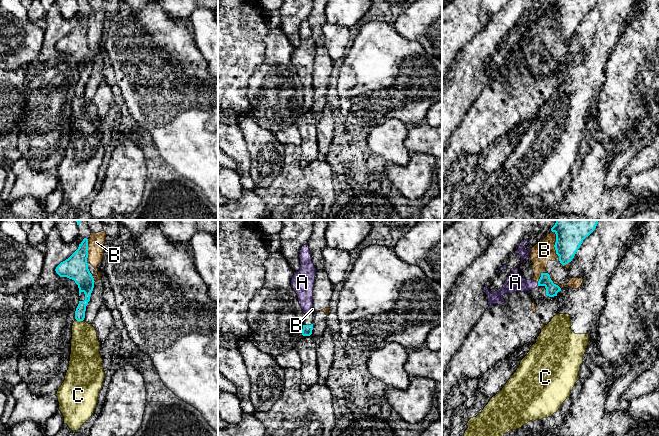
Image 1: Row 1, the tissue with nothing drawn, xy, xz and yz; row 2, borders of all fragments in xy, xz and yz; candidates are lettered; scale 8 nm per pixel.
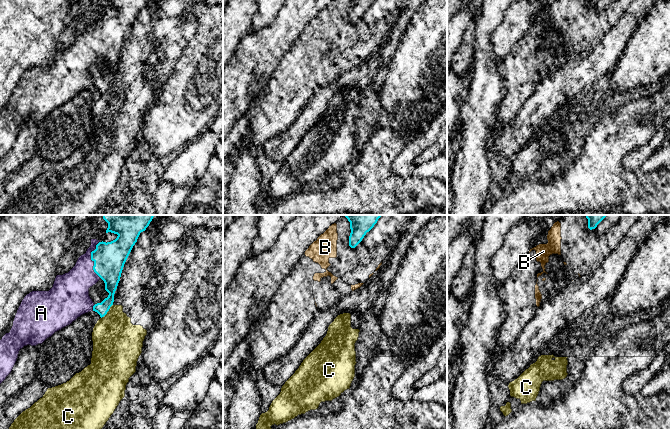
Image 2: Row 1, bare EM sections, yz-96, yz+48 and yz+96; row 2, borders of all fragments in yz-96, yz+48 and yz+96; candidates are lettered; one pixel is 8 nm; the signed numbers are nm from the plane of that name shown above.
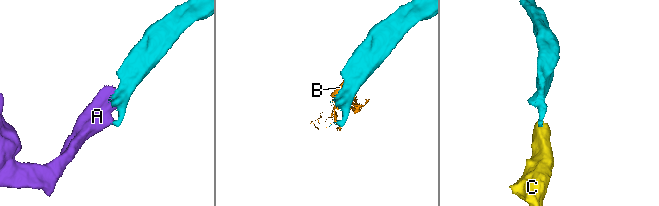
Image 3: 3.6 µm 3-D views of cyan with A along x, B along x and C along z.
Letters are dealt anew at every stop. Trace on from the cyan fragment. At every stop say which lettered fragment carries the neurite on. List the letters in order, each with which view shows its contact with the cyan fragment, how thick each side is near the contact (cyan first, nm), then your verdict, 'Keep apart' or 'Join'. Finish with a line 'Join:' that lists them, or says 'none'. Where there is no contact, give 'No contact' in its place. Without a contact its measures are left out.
A: Touches cyan in yz. Thickness 100 nm (cyan) against 150 nm. Join
B: Touches cyan in yz. Thickness 320 nm (cyan) against 170 nm. Keep apart
C: Touches cyan in xy. Thickness 80 nm (cyan) against 220 nm. Keep apart
Join: A

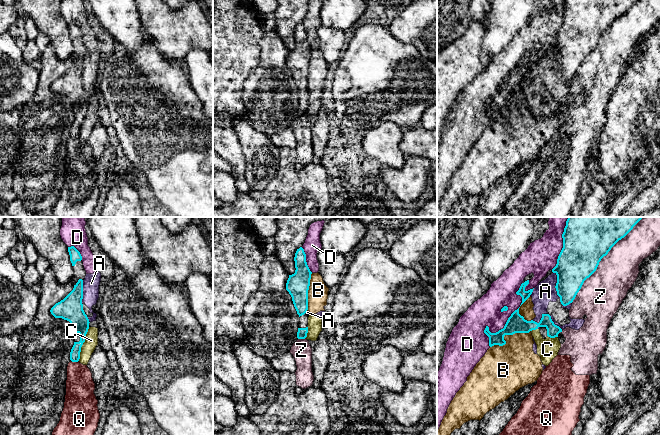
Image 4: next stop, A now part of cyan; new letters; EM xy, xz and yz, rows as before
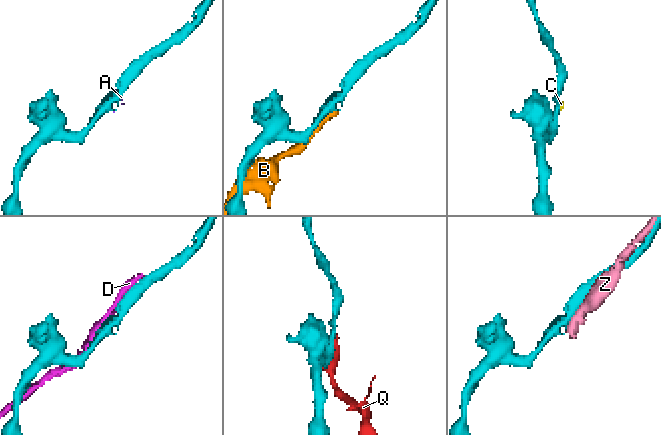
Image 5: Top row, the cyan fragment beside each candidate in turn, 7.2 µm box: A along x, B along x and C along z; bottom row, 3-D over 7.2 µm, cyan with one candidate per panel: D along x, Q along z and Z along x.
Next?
A: Touches cyan in yz. Thickness 300 nm (cyan) against 170 nm. Keep apart
B: Touches cyan in yz. Thickness 150 nm (cyan) against 360 nm. Keep apart
C: Touches cyan in xy. Thickness 150 nm (cyan) against 110 nm. Keep apart
D: Touches cyan in yz. Thickness 150 nm (cyan) against 240 nm. Keep apart
Q: Touches cyan in xy. Thickness 80 nm (cyan) against 220 nm. Keep apart
Z: Touches cyan in yz. Thickness 420 nm (cyan) against 320 nm. Keep apart
Join: none

